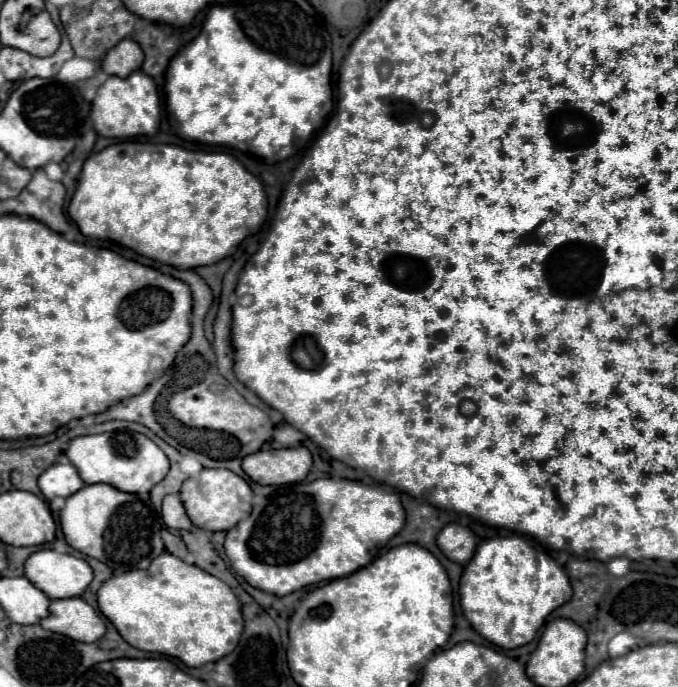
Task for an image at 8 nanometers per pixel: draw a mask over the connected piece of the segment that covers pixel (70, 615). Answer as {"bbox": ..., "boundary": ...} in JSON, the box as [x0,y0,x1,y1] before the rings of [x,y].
{"bbox":[40,597,106,643],"boundary":[[[82,597],[52,601],[50,615],[40,625],[82,643],[94,643],[106,635],[104,621]]]}

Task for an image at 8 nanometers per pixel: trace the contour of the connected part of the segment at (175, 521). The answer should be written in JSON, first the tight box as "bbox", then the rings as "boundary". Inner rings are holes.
{"bbox":[162,495,194,531],"boundary":[[[166,495],[164,503],[162,503],[162,519],[170,529],[194,531],[194,525],[190,521],[190,517],[186,515],[184,505],[178,495]]]}

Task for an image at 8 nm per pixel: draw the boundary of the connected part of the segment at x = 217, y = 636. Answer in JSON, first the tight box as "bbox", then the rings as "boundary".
{"bbox":[98,553,244,667],"boundary":[[[162,553],[148,569],[128,571],[122,575],[110,577],[102,589],[98,589],[98,605],[100,611],[112,621],[122,639],[136,649],[160,653],[166,657],[180,659],[186,667],[202,667],[210,661],[218,661],[226,657],[240,641],[244,619],[240,611],[240,603],[232,589],[220,581],[218,577],[206,573],[196,565],[188,565],[172,553]]]}

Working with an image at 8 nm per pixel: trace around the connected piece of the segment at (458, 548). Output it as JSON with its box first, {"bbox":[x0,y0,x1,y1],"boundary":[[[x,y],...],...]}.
{"bbox":[438,523,478,563],"boundary":[[[458,523],[446,525],[438,535],[438,547],[450,561],[456,563],[470,561],[476,551],[476,545],[478,545],[476,535],[468,527],[462,527]]]}

